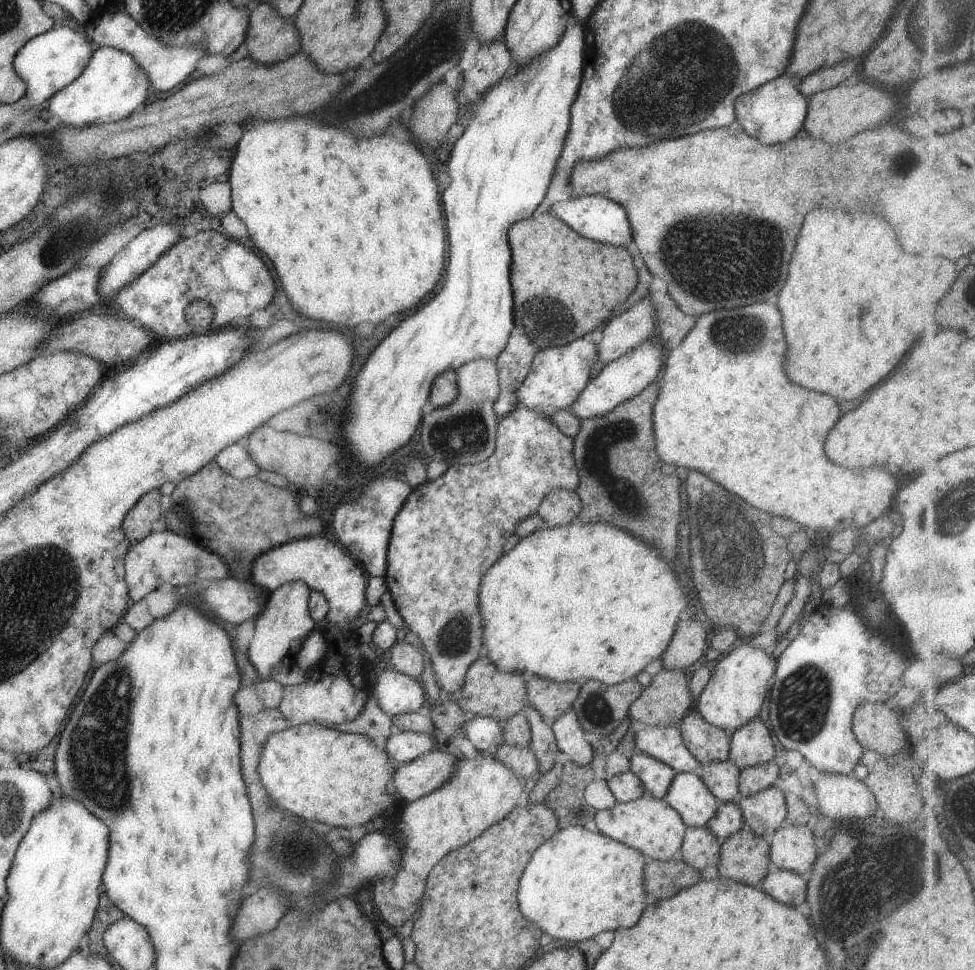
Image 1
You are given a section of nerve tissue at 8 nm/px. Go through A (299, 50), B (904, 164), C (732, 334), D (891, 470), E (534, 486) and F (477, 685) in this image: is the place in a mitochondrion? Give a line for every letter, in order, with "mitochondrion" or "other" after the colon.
A: other
B: other
C: mitochondrion
D: other
E: other
F: other

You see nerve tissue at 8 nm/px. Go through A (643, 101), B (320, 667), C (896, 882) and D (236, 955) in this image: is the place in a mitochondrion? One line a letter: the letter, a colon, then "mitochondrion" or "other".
A: mitochondrion
B: other
C: mitochondrion
D: other

